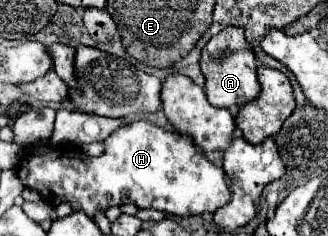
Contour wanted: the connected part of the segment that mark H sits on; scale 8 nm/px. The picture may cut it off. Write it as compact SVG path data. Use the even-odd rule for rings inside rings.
M138 121L116 129L104 141L104 145L106 151L100 157L88 157L80 149L54 149L46 155L28 157L20 163L18 177L24 187L36 189L48 205L56 207L58 203L66 201L72 205L74 211L84 211L90 217L94 217L98 209L106 211L108 207L124 205L124 203L134 203L136 207L152 207L162 213L182 215L182 217L204 215L204 213L214 213L216 209L224 207L230 201L230 189L226 183L224 169L212 165L188 135L166 131L150 121Z

